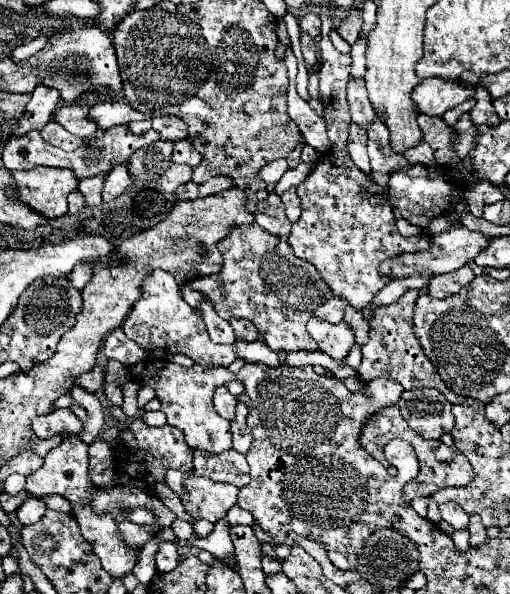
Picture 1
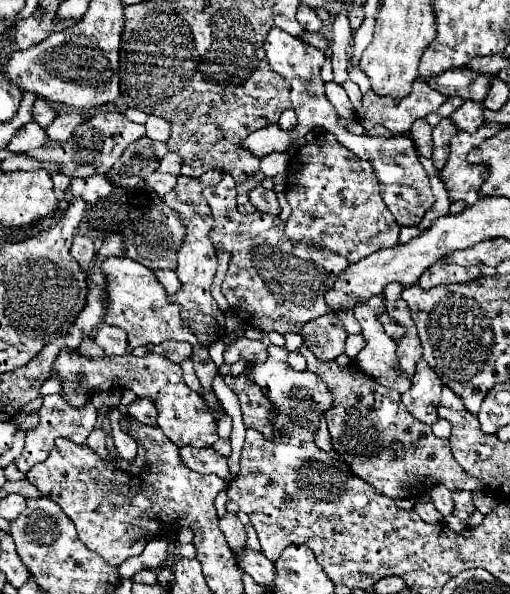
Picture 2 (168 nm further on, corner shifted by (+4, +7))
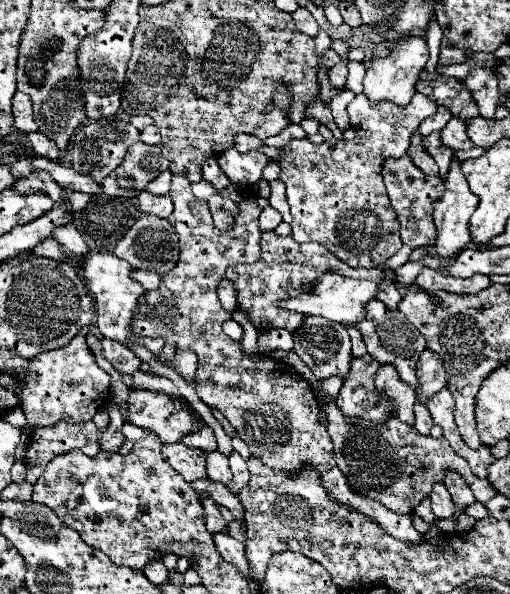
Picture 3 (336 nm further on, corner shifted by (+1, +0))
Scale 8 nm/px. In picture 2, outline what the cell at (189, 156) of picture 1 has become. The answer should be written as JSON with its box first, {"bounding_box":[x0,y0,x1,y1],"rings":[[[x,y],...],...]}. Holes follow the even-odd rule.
{"bounding_box":[160,151,182,175],"rings":[[[176,151],[166,153],[166,157],[160,161],[160,173],[174,173],[180,175],[180,167],[182,167],[182,157],[178,157]]]}

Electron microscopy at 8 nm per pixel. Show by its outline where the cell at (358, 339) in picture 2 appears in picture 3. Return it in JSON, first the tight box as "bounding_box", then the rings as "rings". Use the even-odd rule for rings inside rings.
{"bounding_box":[335,354,395,424],"rings":[[[365,354],[363,358],[353,358],[351,376],[335,398],[335,404],[343,412],[343,416],[361,418],[371,424],[383,424],[387,416],[395,412],[393,402],[373,384],[377,368],[379,362],[369,354]]]}

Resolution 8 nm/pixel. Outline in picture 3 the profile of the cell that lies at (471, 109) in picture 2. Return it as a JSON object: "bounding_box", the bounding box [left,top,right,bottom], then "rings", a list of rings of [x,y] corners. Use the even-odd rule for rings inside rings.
{"bounding_box":[441,118,473,150],"rings":[[[451,118],[447,126],[441,130],[441,142],[451,150],[471,150],[473,142],[465,132],[465,120]]]}

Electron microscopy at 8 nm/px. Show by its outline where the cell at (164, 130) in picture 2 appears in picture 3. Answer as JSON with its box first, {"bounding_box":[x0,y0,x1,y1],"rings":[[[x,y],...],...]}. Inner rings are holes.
{"bounding_box":[139,126,161,144],"rings":[[[147,126],[147,128],[143,128],[139,140],[145,142],[145,144],[159,144],[159,140],[161,140],[159,128],[157,128],[157,126]]]}

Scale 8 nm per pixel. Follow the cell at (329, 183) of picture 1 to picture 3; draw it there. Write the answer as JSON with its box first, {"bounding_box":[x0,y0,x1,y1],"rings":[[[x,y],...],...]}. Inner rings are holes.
{"bounding_box":[233,94,437,268],"rings":[[[357,94],[347,106],[350,123],[359,123],[355,126],[355,140],[311,144],[307,138],[301,138],[291,140],[283,148],[271,148],[253,136],[237,136],[233,148],[241,154],[259,150],[271,162],[281,164],[281,182],[287,188],[287,202],[293,216],[293,240],[323,244],[351,268],[375,268],[379,264],[383,266],[403,246],[397,216],[389,204],[381,176],[383,162],[405,156],[411,134],[435,110],[437,104],[423,94],[415,94],[407,106],[389,102],[369,106],[369,100]]]}

